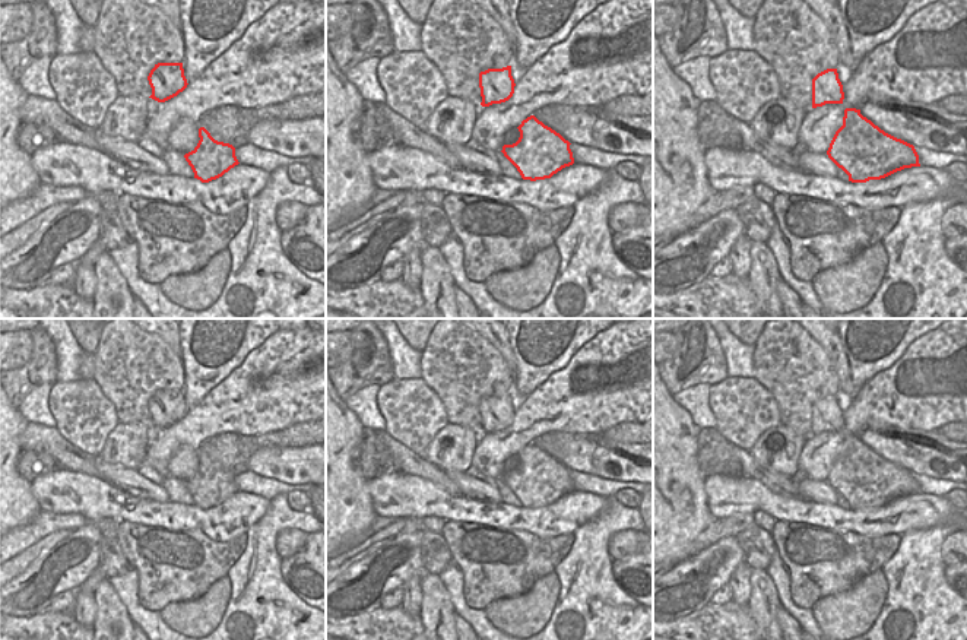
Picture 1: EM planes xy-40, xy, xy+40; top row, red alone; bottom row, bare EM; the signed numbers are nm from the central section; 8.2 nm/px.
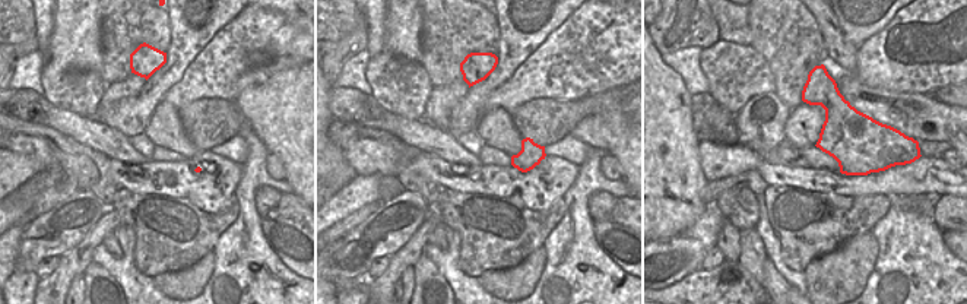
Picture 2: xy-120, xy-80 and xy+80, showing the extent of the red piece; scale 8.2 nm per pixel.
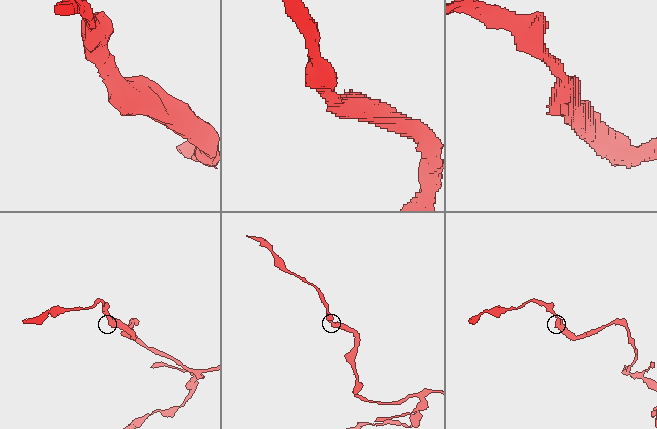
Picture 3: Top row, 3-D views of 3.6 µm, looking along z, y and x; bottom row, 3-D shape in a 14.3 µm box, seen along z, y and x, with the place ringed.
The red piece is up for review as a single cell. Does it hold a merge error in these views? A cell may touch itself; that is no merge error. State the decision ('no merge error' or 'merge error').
no merge error

